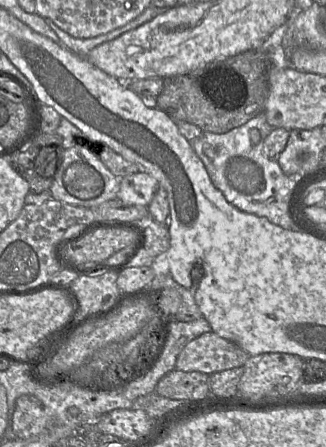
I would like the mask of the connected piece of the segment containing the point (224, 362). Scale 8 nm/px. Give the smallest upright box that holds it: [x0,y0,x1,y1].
[176,332,249,375]

